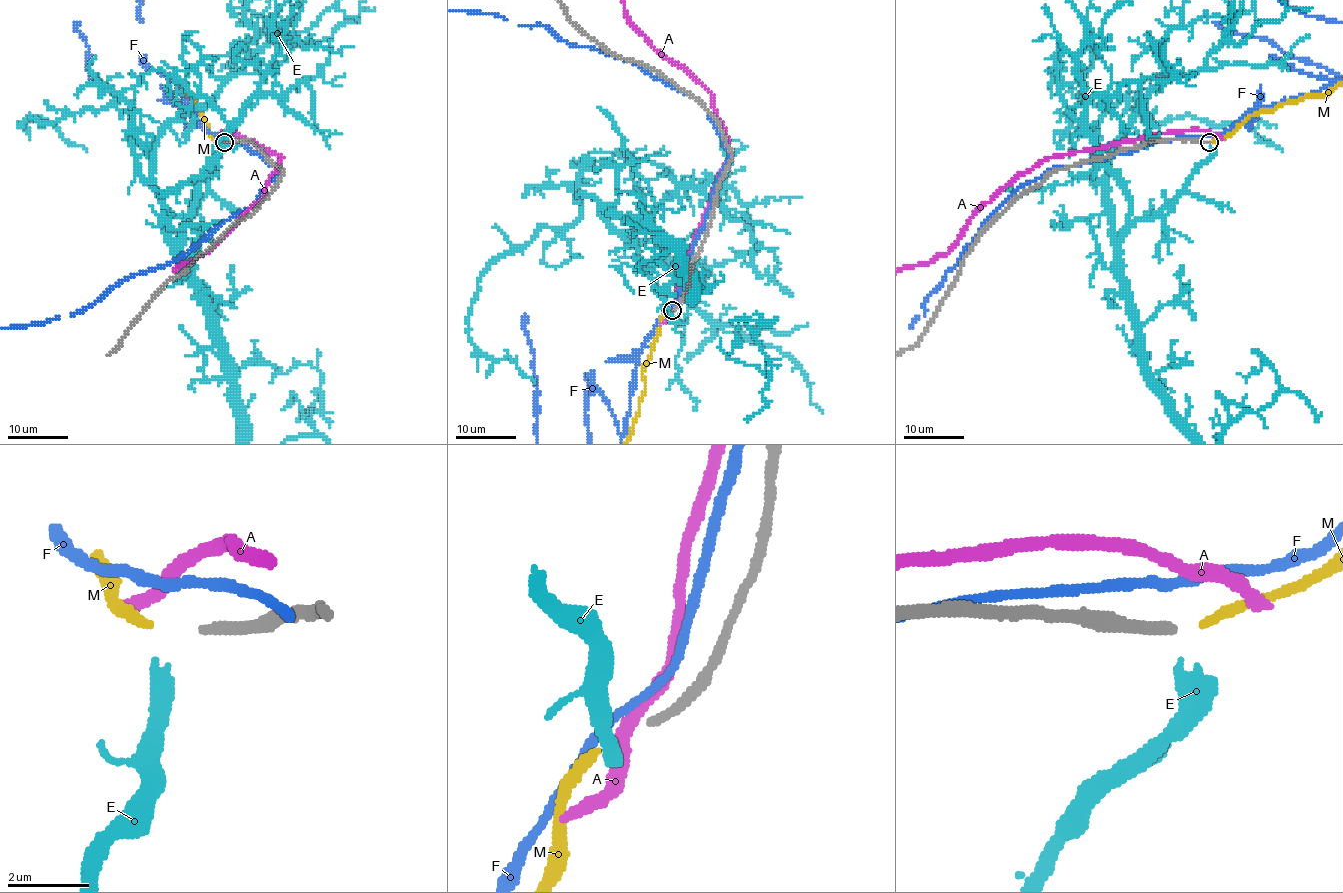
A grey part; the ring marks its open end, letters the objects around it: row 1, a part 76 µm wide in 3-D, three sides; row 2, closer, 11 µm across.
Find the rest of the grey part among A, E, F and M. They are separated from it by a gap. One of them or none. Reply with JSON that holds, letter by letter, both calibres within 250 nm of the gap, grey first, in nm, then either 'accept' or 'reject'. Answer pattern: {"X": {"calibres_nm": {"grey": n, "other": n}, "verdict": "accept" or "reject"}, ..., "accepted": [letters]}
{"A": {"calibres_nm": {"grey": 240, "other": 360}, "verdict": "reject"}, "E": {"calibres_nm": {"grey": 240, "other": 360}, "verdict": "reject"}, "F": {"calibres_nm": {"grey": 240, "other": 200}, "verdict": "reject"}, "M": {"calibres_nm": {"grey": 240, "other": 240}, "verdict": "accept"}, "accepted": ["M"]}

